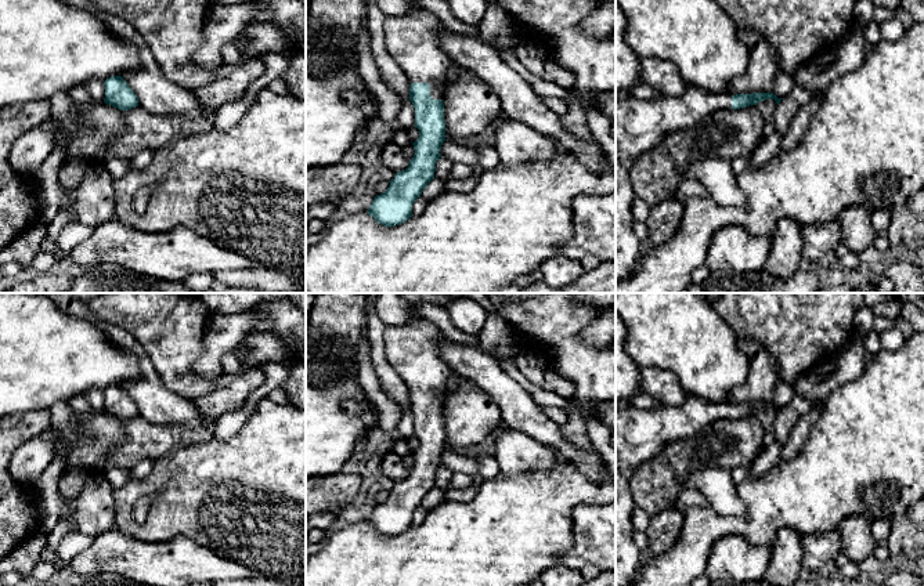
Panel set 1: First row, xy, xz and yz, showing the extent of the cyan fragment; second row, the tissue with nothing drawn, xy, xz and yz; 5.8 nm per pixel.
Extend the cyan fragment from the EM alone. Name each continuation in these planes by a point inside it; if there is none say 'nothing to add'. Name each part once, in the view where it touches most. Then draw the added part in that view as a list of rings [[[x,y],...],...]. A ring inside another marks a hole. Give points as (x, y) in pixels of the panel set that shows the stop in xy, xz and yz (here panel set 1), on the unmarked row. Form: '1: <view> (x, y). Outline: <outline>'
1: xz (412, 350). Outline: [[[421,319],[385,328],[385,355],[409,393],[429,393],[430,406],[444,409],[452,368],[440,357],[443,332]]]

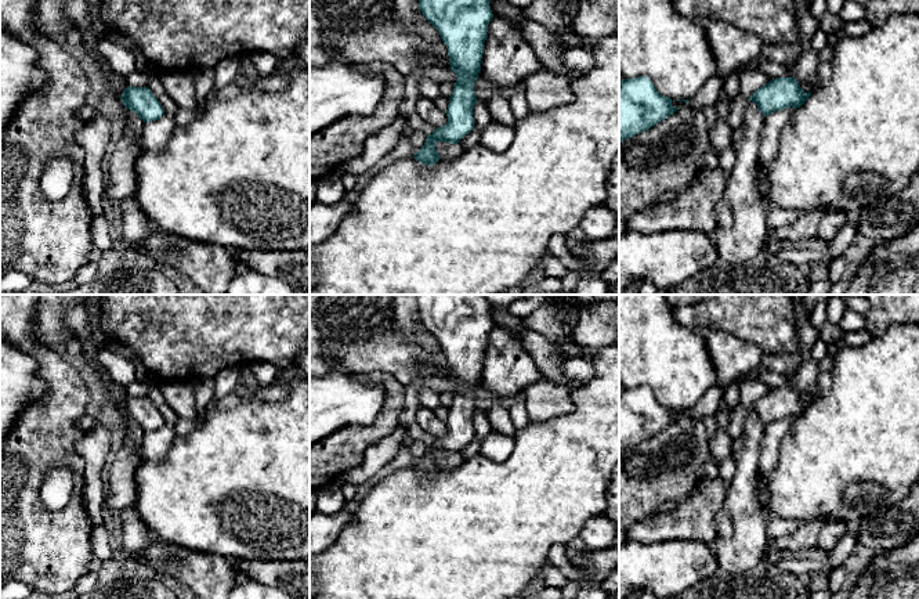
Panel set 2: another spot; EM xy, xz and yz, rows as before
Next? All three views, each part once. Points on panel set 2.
nothing to add

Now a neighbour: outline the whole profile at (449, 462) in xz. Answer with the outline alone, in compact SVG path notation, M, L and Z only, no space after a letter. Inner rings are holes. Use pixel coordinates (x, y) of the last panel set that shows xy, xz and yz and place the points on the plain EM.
M438 451L435 454L435 459L437 459L439 468L446 470L446 472L456 470L464 461L459 452L449 454L449 452L444 452L444 451Z

